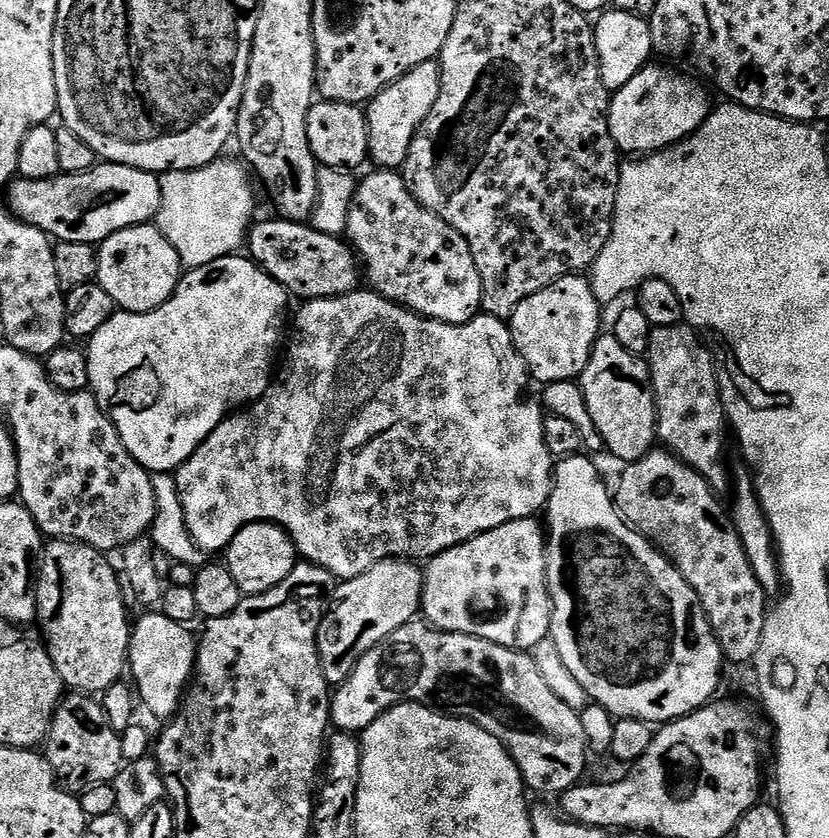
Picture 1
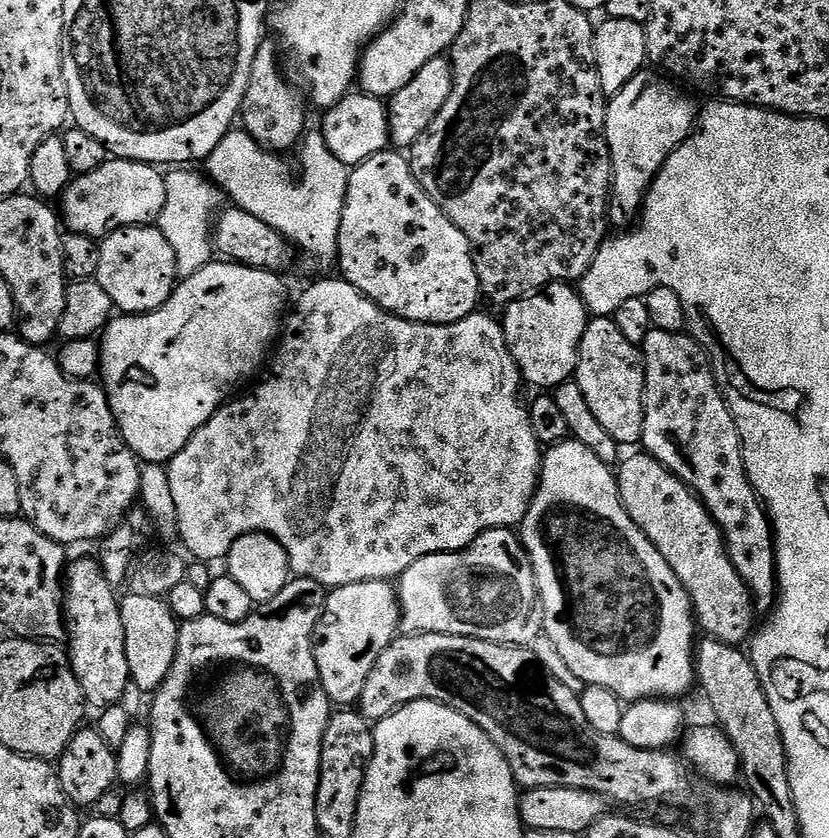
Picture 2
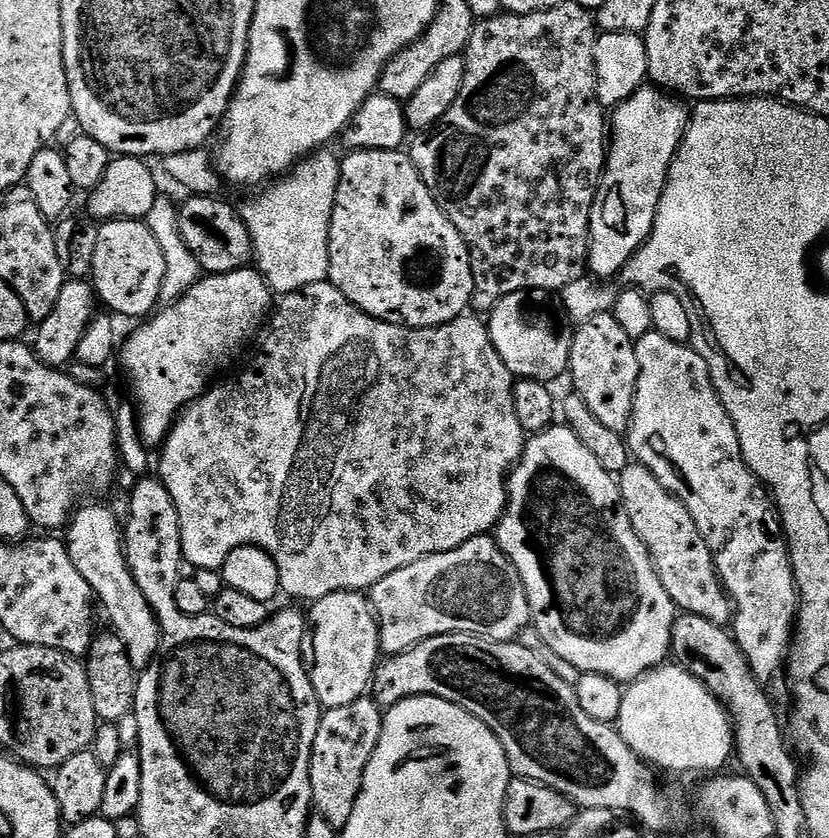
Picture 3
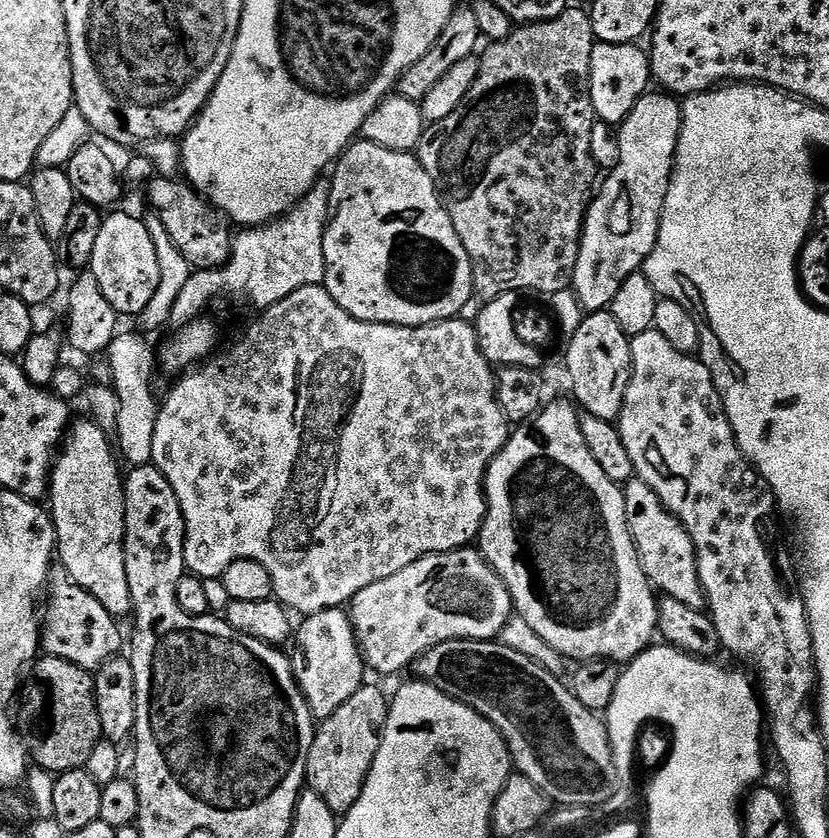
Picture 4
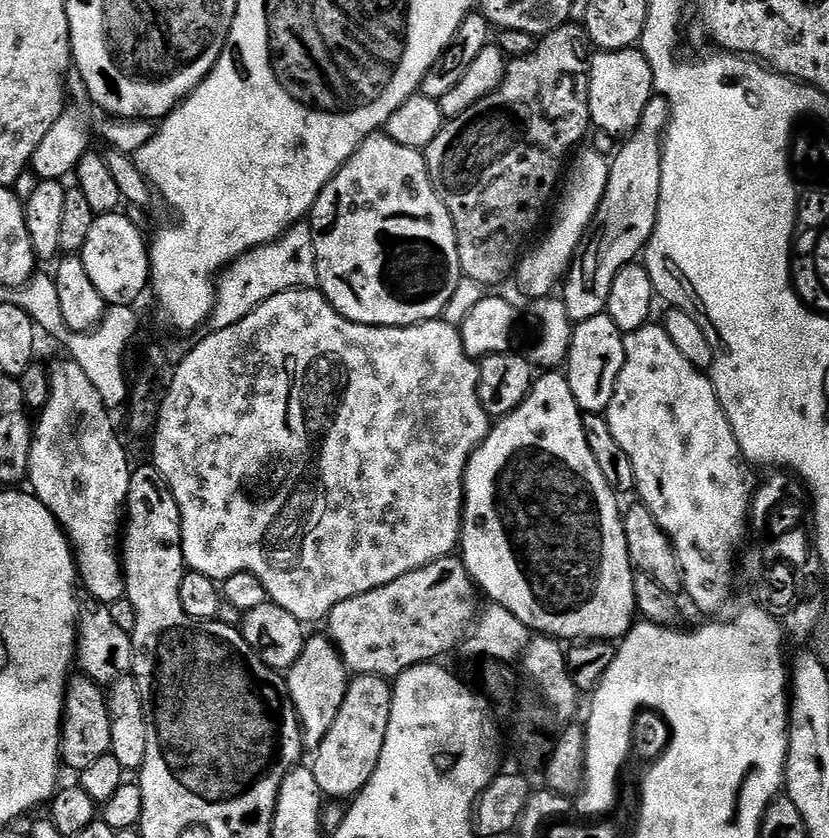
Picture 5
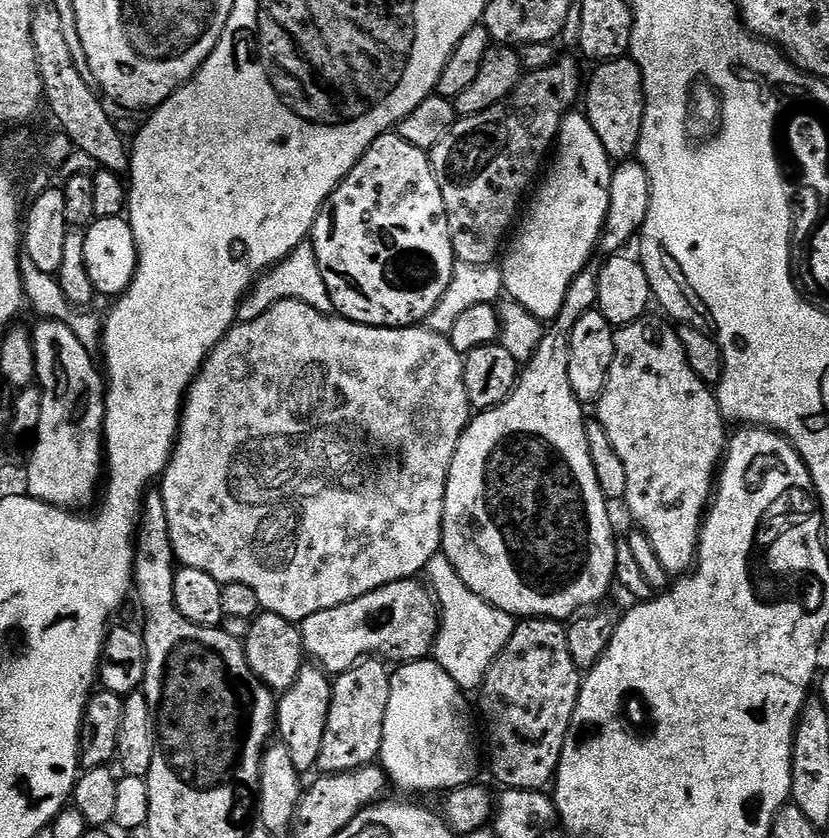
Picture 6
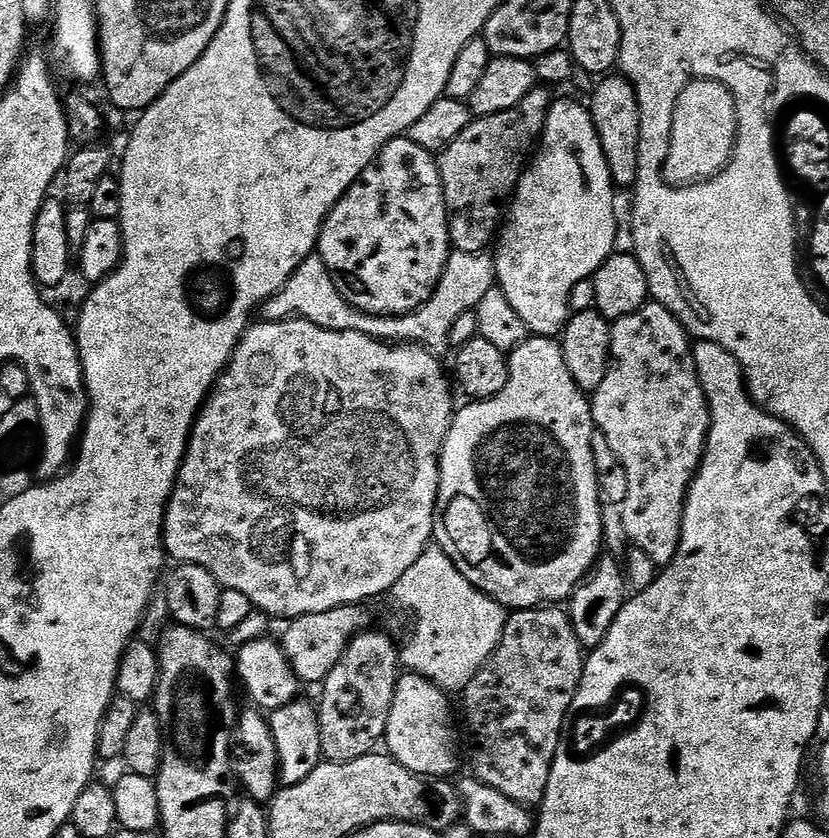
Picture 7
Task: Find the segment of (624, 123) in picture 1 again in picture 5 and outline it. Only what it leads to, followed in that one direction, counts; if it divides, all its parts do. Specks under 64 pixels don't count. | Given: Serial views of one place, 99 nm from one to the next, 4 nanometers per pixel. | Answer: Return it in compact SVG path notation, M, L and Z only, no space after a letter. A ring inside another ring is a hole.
M653 95L646 110L642 110L640 125L621 143L624 145L620 153L611 157L606 194L588 227L580 251L572 260L568 275L562 281L562 299L568 319L573 325L586 322L586 318L605 315L610 286L614 286L618 270L633 263L648 247L648 240L654 234L658 218L662 182L660 150L667 128L668 102L663 96Z

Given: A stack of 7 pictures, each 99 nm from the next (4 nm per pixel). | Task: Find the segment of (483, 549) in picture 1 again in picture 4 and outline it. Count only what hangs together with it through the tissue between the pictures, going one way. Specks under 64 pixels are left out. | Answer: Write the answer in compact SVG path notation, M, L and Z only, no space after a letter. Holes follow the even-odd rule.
M469 546L467 548L457 548L455 552L439 552L437 556L424 556L418 562L410 562L410 566L398 570L398 574L390 574L390 578L382 578L382 582L374 582L374 586L366 586L366 590L358 590L358 594L350 601L350 615L352 625L356 631L356 641L360 643L360 652L364 655L365 665L371 671L373 668L380 676L392 676L395 672L402 671L403 668L411 669L421 654L442 642L450 642L451 640L496 640L506 626L506 622L512 619L514 609L506 582L502 582L499 574L489 566L488 561L480 555L475 547Z

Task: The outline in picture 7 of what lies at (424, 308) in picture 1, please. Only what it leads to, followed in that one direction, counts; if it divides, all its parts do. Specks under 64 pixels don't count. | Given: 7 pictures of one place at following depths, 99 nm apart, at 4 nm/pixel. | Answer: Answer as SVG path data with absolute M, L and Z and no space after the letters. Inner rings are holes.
M397 138L380 152L376 163L359 176L333 206L320 231L318 255L326 262L338 294L352 308L371 316L404 316L421 308L434 294L450 255L448 207L440 181L440 165L431 152L413 140Z

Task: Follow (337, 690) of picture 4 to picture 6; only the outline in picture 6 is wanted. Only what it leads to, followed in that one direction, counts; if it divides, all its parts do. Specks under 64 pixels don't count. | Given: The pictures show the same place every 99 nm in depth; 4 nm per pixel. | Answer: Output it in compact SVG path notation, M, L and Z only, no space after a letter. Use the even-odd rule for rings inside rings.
M312 662L305 663L292 689L279 697L276 705L278 736L286 750L290 750L290 758L294 758L294 766L302 774L313 771L318 754L322 754L322 734L326 734L326 718L330 714L331 701L332 680L329 673Z

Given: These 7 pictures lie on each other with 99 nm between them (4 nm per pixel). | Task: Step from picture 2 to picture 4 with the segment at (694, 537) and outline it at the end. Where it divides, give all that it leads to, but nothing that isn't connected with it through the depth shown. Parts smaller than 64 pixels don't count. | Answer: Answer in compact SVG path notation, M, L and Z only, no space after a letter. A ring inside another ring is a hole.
M633 478L623 485L623 489L626 526L630 530L630 538L634 538L642 570L653 589L670 598L678 598L678 602L686 606L703 609L706 601L698 578L696 551L686 526L682 526L680 519L661 504L658 494L654 494L644 480Z

